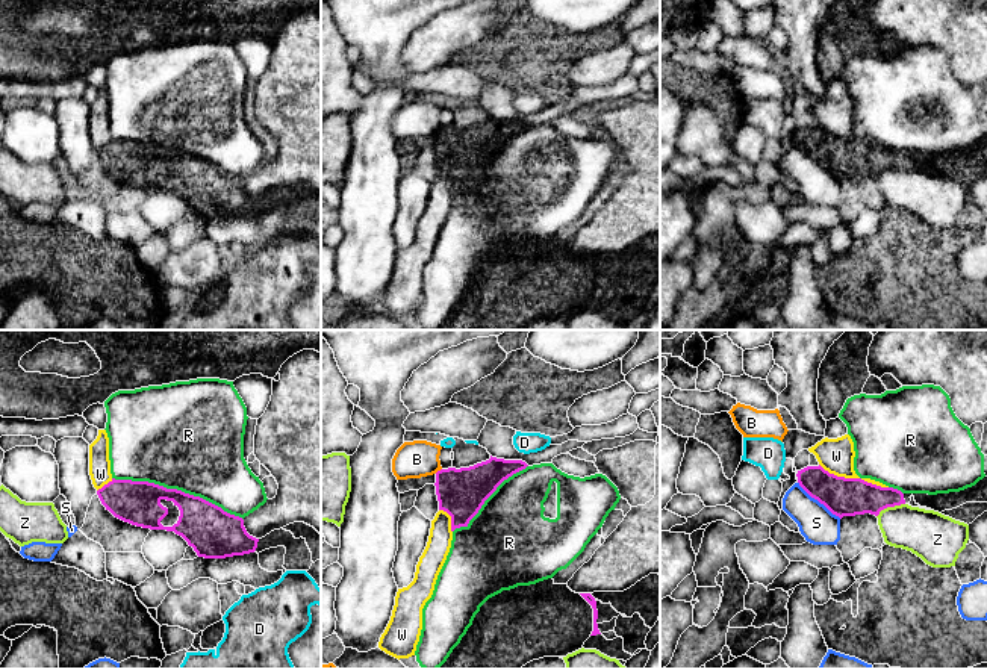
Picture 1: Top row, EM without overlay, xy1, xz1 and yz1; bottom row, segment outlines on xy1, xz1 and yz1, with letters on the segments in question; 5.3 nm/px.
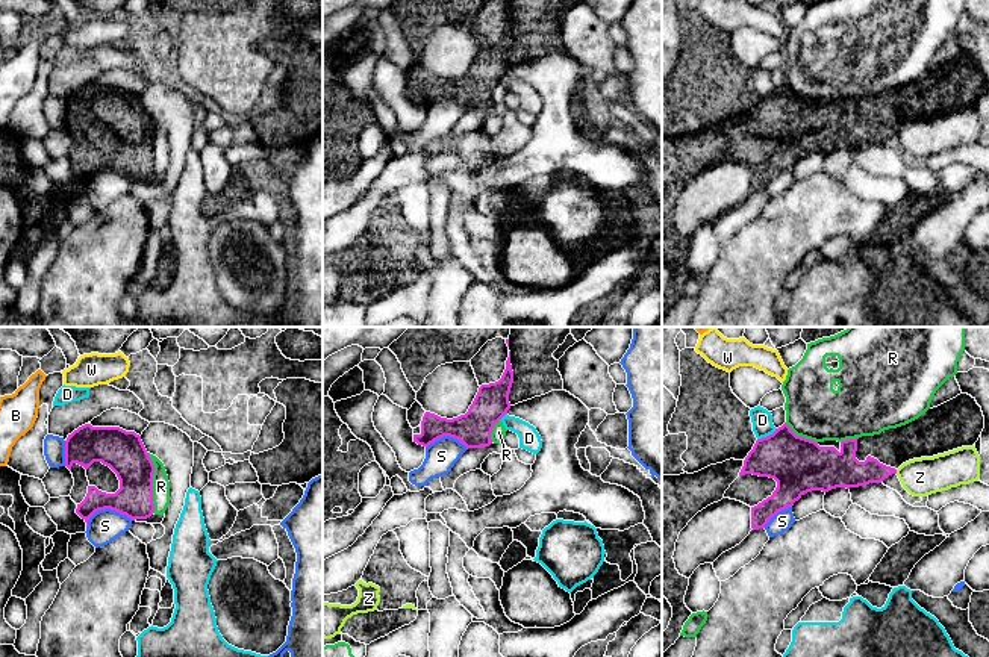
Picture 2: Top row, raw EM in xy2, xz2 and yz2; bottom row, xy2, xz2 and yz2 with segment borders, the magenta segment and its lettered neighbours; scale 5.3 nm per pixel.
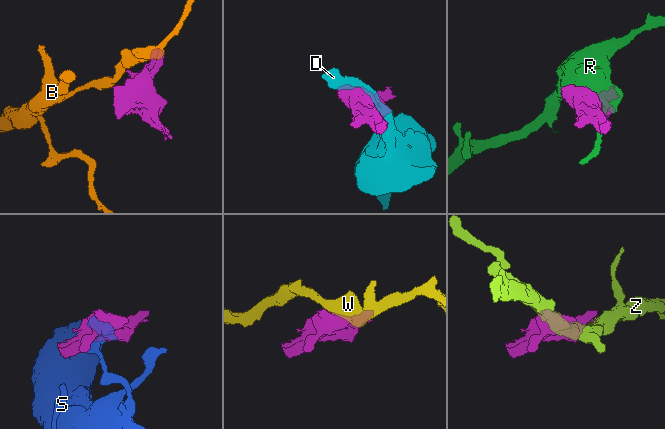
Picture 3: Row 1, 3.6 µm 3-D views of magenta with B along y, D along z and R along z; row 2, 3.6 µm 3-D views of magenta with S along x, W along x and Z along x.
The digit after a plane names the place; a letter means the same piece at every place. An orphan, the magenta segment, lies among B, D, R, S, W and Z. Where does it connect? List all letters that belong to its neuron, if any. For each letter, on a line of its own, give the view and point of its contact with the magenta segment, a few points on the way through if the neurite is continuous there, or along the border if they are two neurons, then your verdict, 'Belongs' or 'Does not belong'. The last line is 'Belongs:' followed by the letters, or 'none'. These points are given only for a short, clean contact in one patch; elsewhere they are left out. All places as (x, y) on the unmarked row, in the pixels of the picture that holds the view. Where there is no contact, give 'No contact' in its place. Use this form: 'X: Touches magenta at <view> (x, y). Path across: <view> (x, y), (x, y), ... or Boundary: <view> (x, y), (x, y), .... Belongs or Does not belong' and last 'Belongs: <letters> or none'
B: Touches magenta at xz1 (438, 132). Boundary: xz1 (441, 129), (435, 133). Does not belong
D: Touches magenta at yz2 (767, 97). Does not belong
R: Touches magenta at xy1 (176, 150). Does not belong
S: Touches magenta at xy2 (105, 168). Does not belong
W: Touches magenta at yz1 (854, 140). Does not belong
Z: Touches magenta at yz1 (889, 167). Does not belong
Belongs: none

